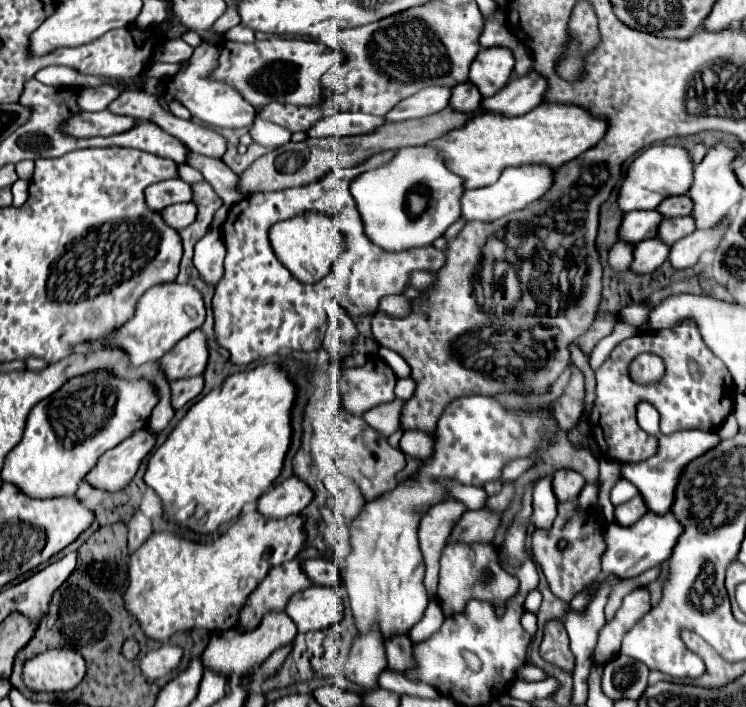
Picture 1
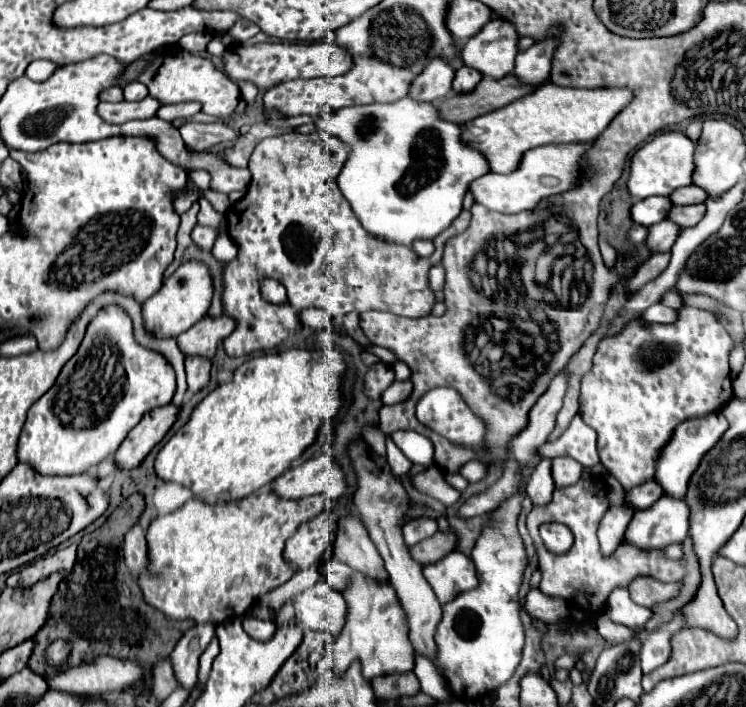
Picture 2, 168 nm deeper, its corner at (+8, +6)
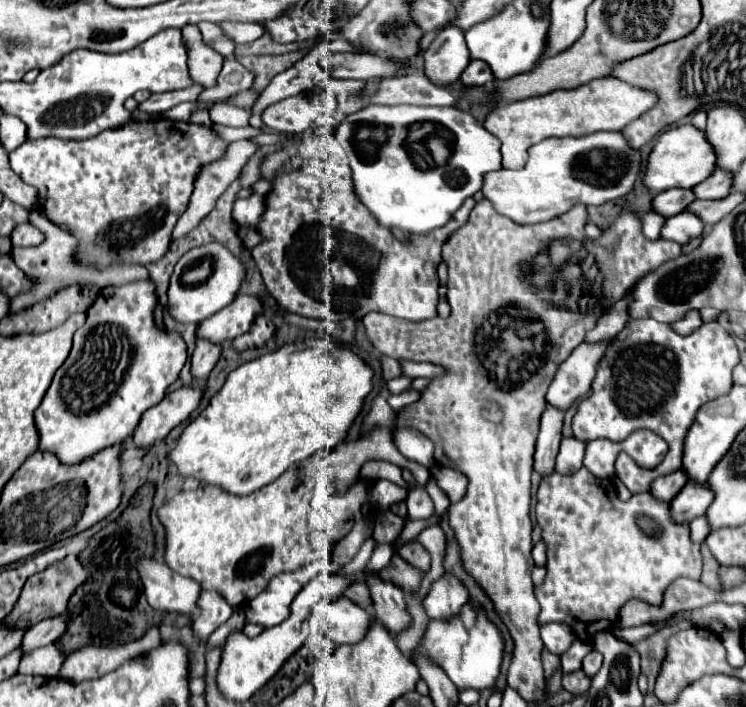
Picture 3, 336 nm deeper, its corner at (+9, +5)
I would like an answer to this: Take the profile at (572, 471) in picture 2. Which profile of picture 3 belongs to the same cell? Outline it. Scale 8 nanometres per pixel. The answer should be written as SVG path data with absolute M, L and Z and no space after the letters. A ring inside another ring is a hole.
M576 437L562 439L560 451L556 457L556 471L562 471L562 475L570 475L578 469L584 467L584 453L586 453L586 443L578 441Z

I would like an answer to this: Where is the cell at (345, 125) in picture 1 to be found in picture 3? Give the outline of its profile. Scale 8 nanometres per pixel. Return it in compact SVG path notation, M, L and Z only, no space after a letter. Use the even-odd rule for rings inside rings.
M370 105L358 113L348 115L338 127L336 127L336 141L342 145L350 159L350 169L354 177L354 187L358 191L358 197L362 203L372 211L372 215L382 223L384 227L398 227L404 233L420 233L426 235L426 231L438 229L450 221L450 215L464 203L464 199L472 197L476 191L482 189L484 185L484 175L490 171L502 169L500 165L500 143L494 135L490 135L470 113L460 111L456 107L418 107L418 105L396 105L396 107L386 107L386 105Z

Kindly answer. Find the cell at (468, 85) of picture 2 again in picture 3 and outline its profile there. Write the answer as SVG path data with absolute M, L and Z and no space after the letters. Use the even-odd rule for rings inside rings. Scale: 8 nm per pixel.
M472 59L472 61L470 61L470 65L462 71L460 79L462 79L462 83L466 83L466 85L470 85L470 87L472 87L472 85L484 85L484 83L494 81L494 75L492 75L490 67L486 67L486 63L484 63L484 61Z

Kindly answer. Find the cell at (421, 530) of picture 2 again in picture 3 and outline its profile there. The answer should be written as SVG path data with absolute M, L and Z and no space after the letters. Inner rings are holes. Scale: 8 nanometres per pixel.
M412 541L412 543L402 545L400 551L398 551L398 555L402 559L406 559L406 563L410 563L412 567L416 567L418 571L428 573L428 569L430 569L430 553L420 543Z

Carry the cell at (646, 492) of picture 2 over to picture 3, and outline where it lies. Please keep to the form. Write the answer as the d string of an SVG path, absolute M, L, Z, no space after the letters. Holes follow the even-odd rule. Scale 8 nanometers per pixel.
M678 469L674 473L668 473L668 475L662 475L658 477L654 483L652 483L652 489L650 493L658 495L658 499L666 499L666 501L672 501L676 497L676 493L686 485L688 481L688 475L684 469Z

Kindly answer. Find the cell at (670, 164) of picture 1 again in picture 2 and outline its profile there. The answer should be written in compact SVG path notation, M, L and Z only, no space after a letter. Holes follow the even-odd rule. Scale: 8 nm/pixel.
M665 132L645 142L629 162L629 194L635 200L643 200L649 196L669 196L675 188L691 184L693 150L693 142L683 132Z

